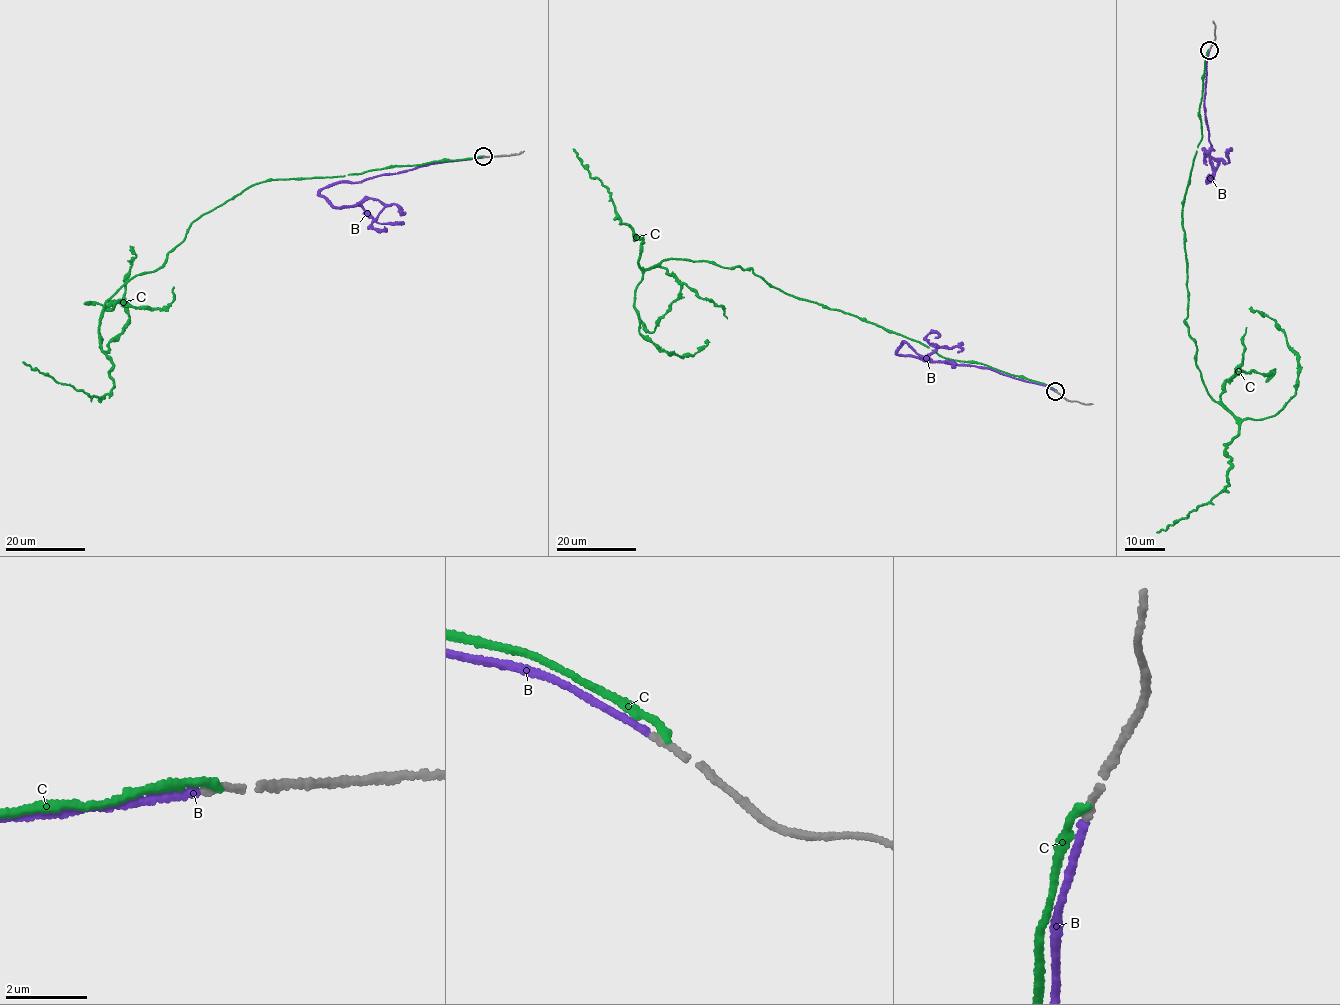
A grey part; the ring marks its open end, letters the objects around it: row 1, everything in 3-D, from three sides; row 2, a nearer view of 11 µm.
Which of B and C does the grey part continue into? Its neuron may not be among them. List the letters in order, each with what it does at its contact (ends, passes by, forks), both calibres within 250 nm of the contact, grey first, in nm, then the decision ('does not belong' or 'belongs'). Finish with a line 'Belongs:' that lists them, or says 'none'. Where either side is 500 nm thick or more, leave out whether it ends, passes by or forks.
B: it ends there; 160 nm thick on the grey side, 170 nm on the other; belongs
C: it ends there; 170 nm thick on the grey side, 180 nm on the other; does not belong
Belongs: B

